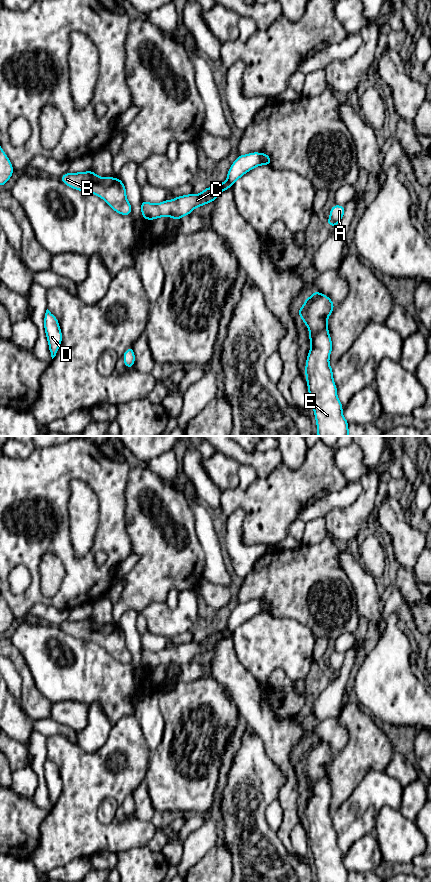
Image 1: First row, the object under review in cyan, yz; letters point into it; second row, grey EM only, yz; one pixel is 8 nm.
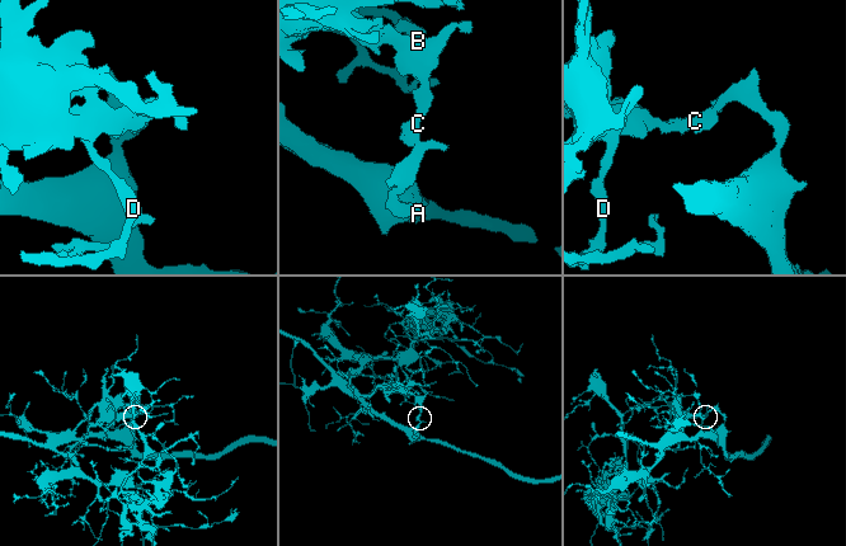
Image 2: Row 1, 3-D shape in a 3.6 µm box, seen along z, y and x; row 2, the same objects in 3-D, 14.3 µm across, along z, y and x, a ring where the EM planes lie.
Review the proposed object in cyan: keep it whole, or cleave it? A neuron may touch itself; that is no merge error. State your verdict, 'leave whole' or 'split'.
split

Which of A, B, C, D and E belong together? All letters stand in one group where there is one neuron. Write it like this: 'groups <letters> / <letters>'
groups A D E / B C

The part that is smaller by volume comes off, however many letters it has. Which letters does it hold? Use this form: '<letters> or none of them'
B, C

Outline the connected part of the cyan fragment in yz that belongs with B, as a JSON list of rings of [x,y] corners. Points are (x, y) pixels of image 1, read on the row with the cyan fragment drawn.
[[[92,170],[87,172],[65,173],[60,180],[67,186],[84,193],[102,198],[115,212],[129,216],[132,211],[127,200],[126,188],[119,178],[99,177]]]

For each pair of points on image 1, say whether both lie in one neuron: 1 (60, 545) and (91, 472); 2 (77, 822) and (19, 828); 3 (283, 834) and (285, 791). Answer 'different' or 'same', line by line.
1: same
2: different
3: same

